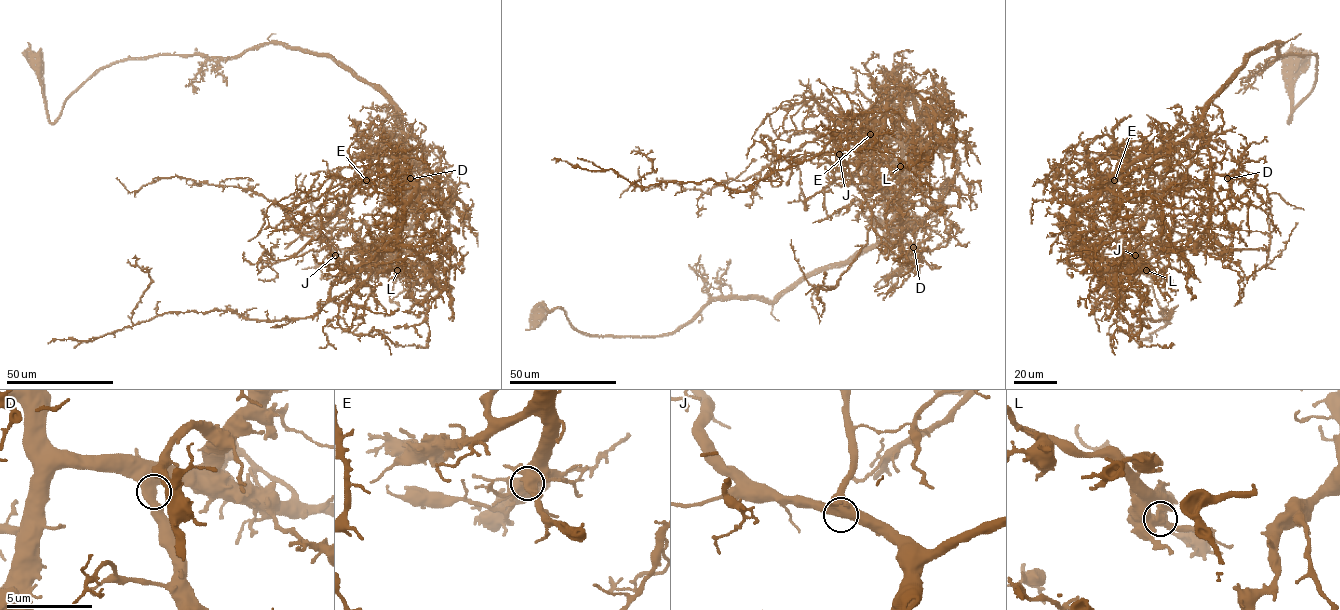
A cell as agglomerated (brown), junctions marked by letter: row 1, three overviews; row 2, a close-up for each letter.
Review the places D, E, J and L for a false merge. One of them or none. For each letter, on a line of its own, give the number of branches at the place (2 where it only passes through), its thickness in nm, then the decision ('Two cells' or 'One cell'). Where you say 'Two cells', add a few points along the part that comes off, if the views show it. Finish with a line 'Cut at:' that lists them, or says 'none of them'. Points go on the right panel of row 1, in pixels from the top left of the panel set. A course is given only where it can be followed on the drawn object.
D: Branches: 2. Thickness 600 nm. One cell
E: Branches: 2. Thickness 650 nm. One cell
J: Branches: 2. Thickness 550 nm. One cell
L: Branches: 2. Thickness 550 nm. Two cells. Course of the part to remove: (1146, 270), (1118, 288), (1119, 299), (1140, 318), (1171, 315), (1160, 312), (1165, 326), (1140, 343)
Cut at: L

